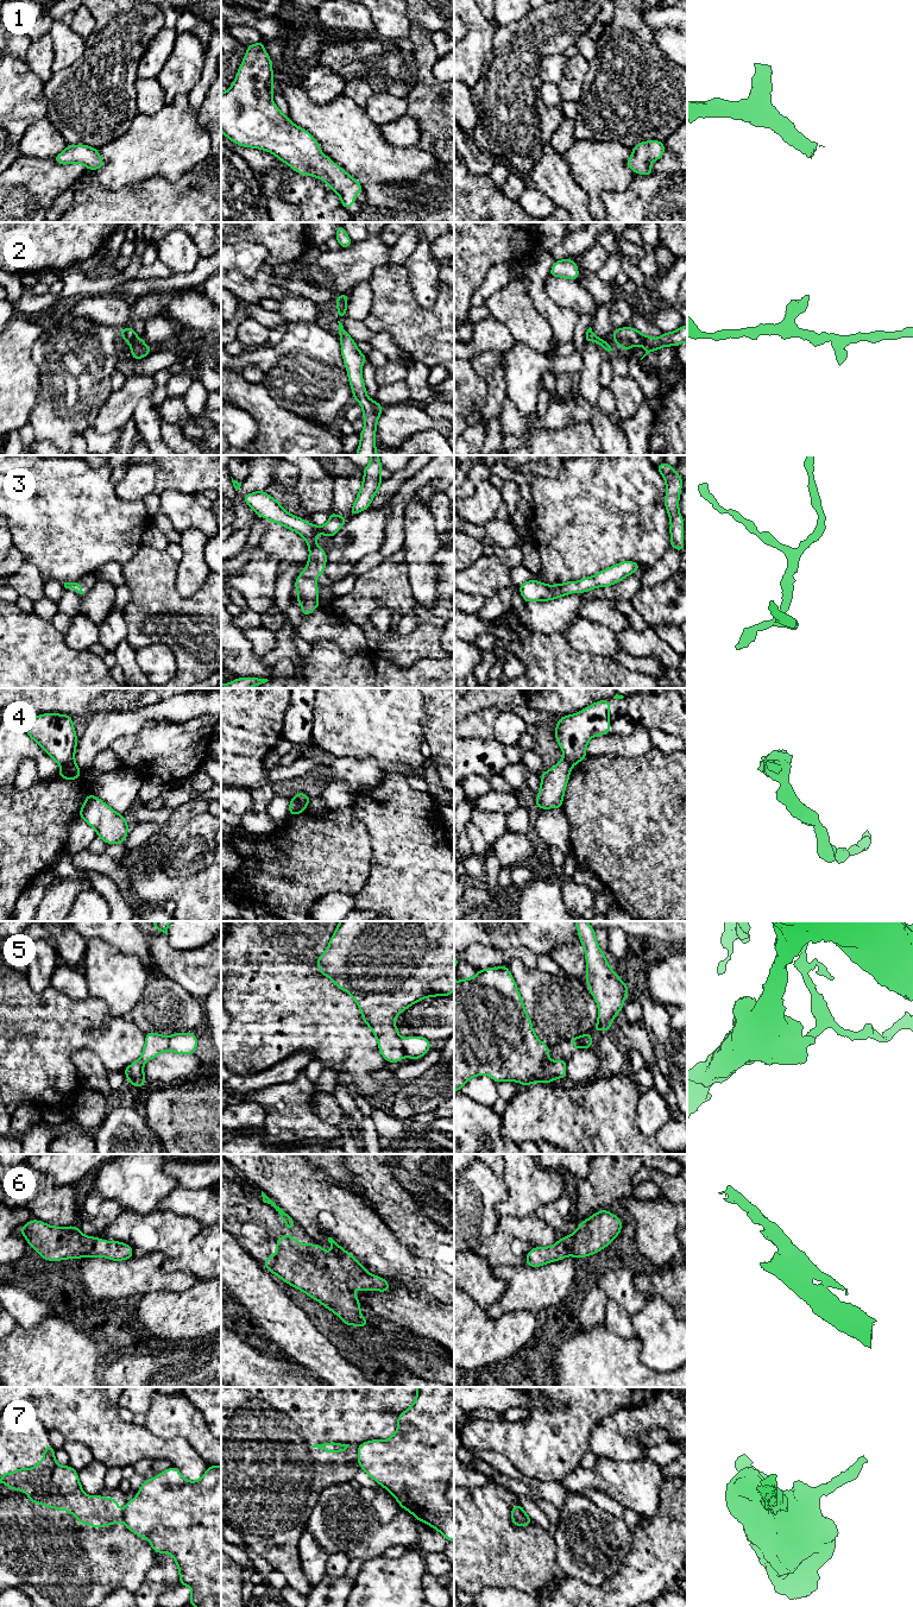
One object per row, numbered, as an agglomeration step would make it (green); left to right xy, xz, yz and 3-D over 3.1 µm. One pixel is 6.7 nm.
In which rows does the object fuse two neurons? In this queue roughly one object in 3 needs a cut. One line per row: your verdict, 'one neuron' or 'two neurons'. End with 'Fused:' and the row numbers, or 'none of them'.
1: one neuron
2: one neuron
3: one neuron
4: two neurons
5: two neurons
6: one neuron
7: two neurons
Fused: 4, 5, 7

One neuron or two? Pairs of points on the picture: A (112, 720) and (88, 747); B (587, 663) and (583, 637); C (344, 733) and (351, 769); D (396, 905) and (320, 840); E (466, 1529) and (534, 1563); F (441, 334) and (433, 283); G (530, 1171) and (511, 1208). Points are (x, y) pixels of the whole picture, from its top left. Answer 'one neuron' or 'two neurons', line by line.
A: one neuron
B: two neurons
C: two neurons
D: two neurons
E: one neuron
F: two neurons
G: one neuron

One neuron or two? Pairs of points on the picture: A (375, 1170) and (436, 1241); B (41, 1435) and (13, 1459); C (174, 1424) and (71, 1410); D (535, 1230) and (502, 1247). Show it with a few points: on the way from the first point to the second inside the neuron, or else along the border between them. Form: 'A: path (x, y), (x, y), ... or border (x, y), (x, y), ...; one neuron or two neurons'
A: path (381, 1189), (417, 1227); one neuron
B: path (33, 1437), (19, 1451); one neuron
C: border (143, 1426), (152, 1434), (169, 1440); two neurons
D: path (527, 1234), (520, 1241), (510, 1242); one neuron

